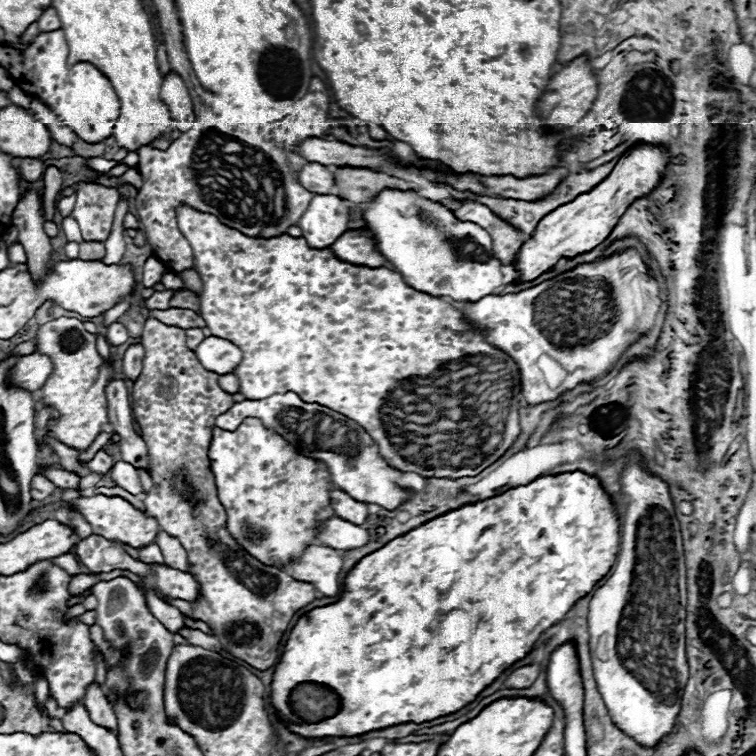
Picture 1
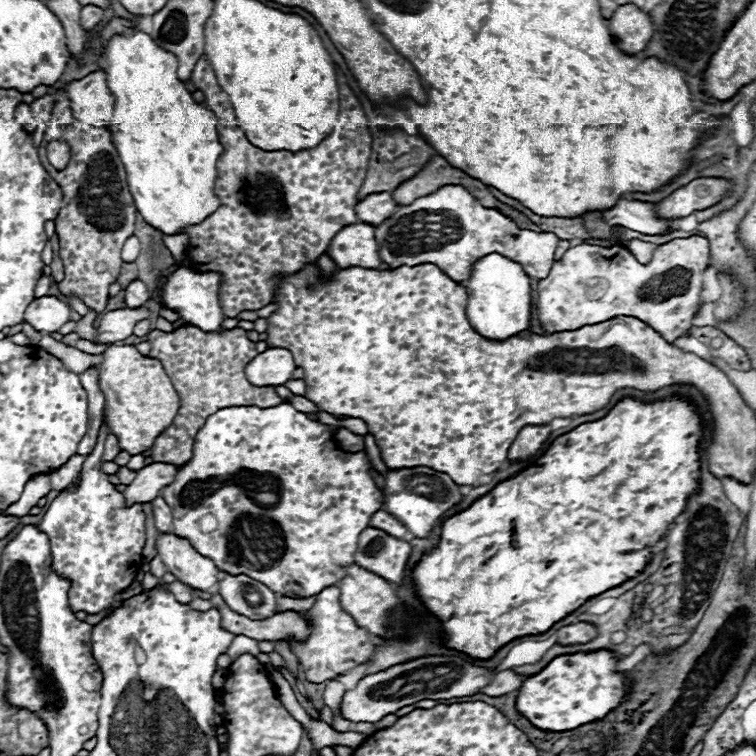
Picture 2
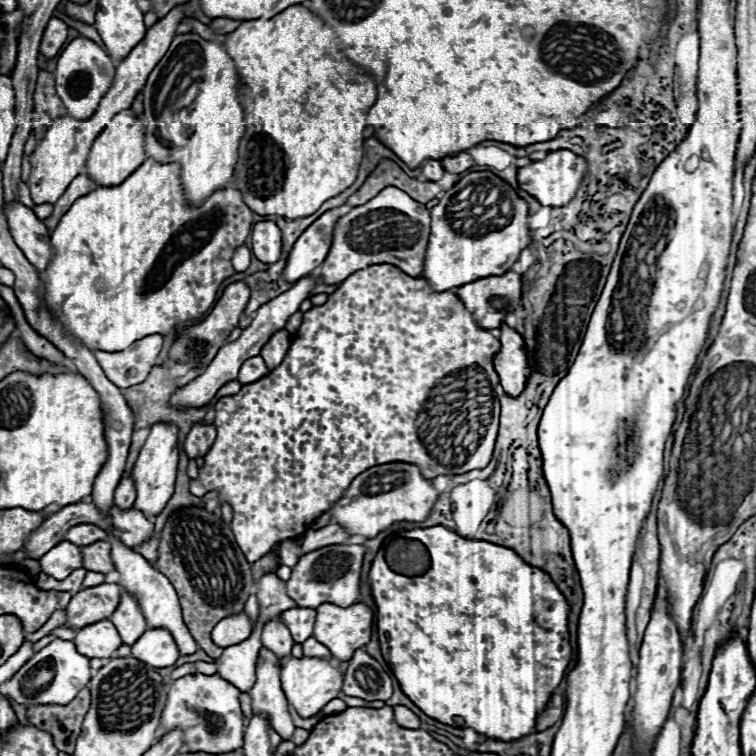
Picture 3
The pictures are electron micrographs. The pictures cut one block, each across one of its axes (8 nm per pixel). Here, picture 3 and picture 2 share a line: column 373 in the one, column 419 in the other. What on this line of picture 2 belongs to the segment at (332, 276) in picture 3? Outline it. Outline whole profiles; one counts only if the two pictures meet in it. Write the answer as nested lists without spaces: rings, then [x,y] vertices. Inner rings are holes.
[[[442,186],[442,190],[418,198],[408,206],[398,206],[396,212],[382,222],[380,226],[374,228],[376,232],[376,242],[380,246],[382,262],[386,262],[390,268],[400,268],[400,266],[418,266],[418,264],[436,264],[450,280],[462,284],[470,280],[474,264],[488,256],[488,254],[500,254],[504,258],[510,258],[518,264],[522,264],[524,272],[530,278],[546,278],[552,264],[554,264],[554,250],[558,244],[558,236],[552,232],[532,232],[532,230],[522,230],[516,226],[514,220],[504,216],[502,212],[494,208],[484,208],[464,186]]]

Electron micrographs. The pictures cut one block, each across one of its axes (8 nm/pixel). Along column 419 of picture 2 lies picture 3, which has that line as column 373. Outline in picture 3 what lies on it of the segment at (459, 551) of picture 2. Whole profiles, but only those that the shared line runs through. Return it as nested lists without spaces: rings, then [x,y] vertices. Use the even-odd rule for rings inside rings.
[[[444,526],[414,528],[414,530],[408,530],[408,538],[418,540],[430,552],[430,568],[424,576],[402,576],[402,574],[392,572],[390,566],[386,564],[382,552],[378,552],[378,556],[374,558],[372,568],[370,568],[370,586],[372,586],[372,598],[376,602],[376,620],[378,620],[376,628],[378,628],[378,636],[380,636],[382,656],[390,664],[396,680],[400,682],[402,692],[426,716],[430,716],[442,724],[450,724],[454,728],[474,728],[478,734],[482,734],[486,738],[498,738],[504,742],[516,742],[516,740],[532,734],[538,716],[542,714],[542,710],[550,702],[550,696],[556,692],[558,684],[562,682],[564,672],[566,672],[570,658],[572,658],[570,640],[566,636],[570,604],[566,602],[566,598],[562,596],[562,592],[556,588],[556,584],[550,580],[550,576],[546,572],[542,572],[540,568],[536,568],[536,572],[534,572],[534,566],[526,564],[510,548],[490,544],[484,540],[466,540]]]

